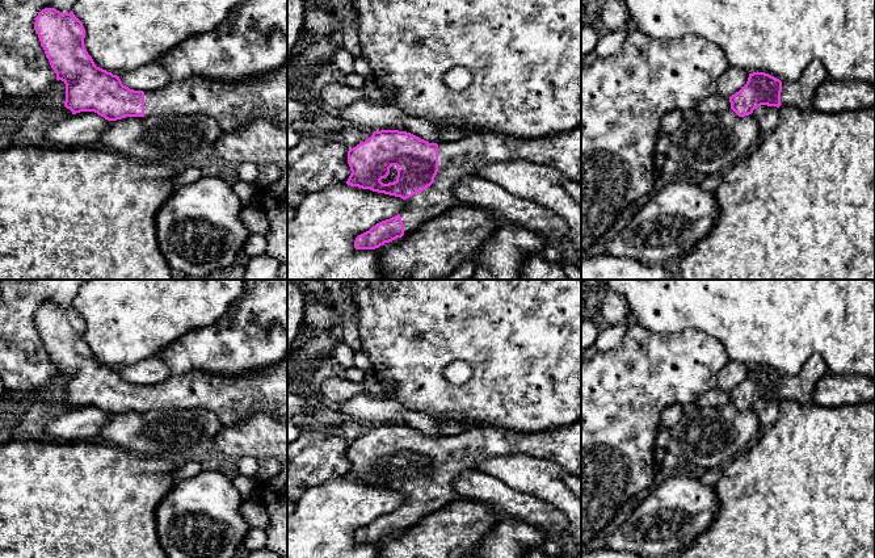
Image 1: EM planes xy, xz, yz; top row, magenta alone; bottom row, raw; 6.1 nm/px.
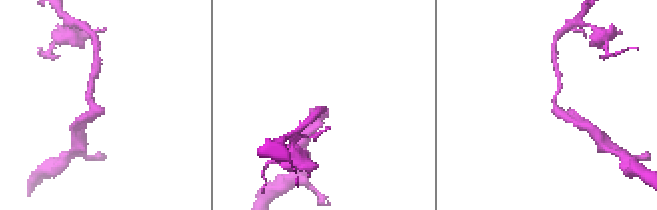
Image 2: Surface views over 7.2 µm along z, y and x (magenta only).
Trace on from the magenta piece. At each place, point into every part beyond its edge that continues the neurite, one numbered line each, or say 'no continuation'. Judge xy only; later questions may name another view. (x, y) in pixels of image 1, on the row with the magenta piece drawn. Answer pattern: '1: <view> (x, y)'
1: xy (232, 104)

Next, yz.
1: yz (799, 93)

